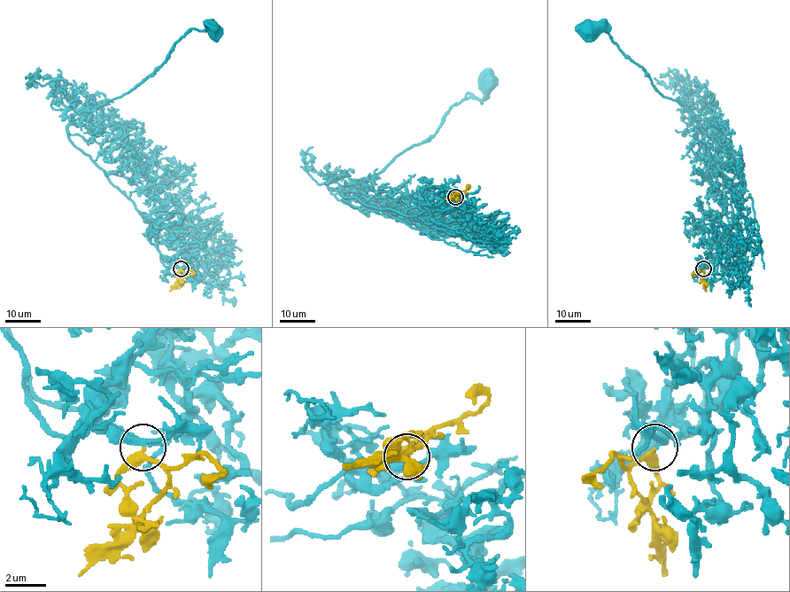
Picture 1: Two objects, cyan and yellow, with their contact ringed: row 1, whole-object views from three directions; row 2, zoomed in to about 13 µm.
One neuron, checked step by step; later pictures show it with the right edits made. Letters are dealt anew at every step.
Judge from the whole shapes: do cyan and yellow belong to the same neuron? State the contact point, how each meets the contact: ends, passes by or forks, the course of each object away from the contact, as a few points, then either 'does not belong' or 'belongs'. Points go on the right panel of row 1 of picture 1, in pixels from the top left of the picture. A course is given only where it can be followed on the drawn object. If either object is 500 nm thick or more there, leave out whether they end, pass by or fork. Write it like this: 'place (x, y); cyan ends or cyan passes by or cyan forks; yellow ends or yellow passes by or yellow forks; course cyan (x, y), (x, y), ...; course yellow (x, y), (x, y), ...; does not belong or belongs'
place (703, 268); cyan passes by; yellow passes by; course cyan (704, 268), (712, 263), (712, 237), (728, 236), (731, 224), (698, 119), (653, 85), (605, 28), (592, 29); course yellow (704, 268), (706, 291); belongs

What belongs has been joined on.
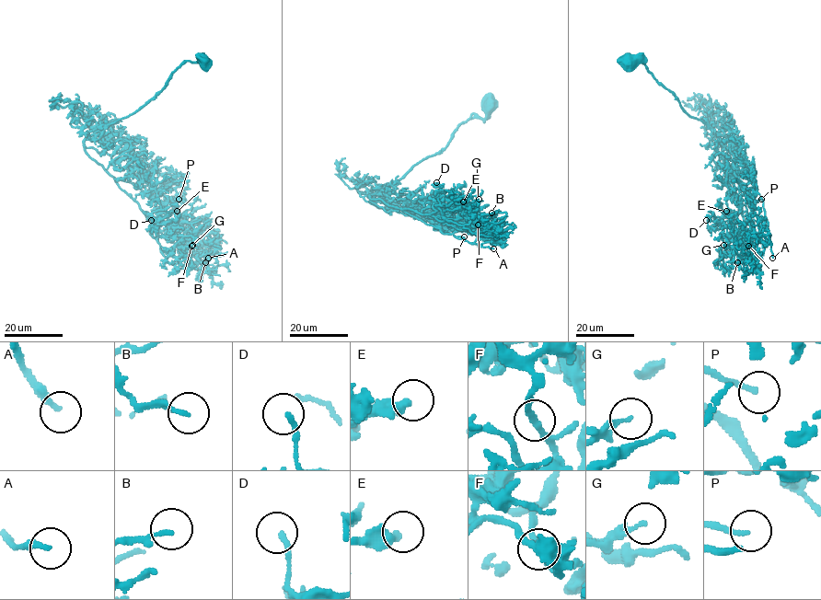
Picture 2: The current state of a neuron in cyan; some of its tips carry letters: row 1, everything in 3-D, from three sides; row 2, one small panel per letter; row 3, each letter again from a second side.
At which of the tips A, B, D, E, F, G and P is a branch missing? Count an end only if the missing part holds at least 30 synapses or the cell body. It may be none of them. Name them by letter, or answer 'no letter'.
A, P

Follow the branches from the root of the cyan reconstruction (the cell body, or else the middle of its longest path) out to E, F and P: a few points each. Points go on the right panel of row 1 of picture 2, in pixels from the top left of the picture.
E: (630, 62), (641, 61), (689, 116), (699, 119), (717, 134), (738, 201), (735, 219), (726, 211)
F: (630, 62), (641, 61), (689, 116), (717, 134), (745, 224), (748, 246)
P: (630, 62), (641, 61), (689, 116), (717, 134), (723, 160), (733, 177), (745, 186), (756, 201), (761, 199)

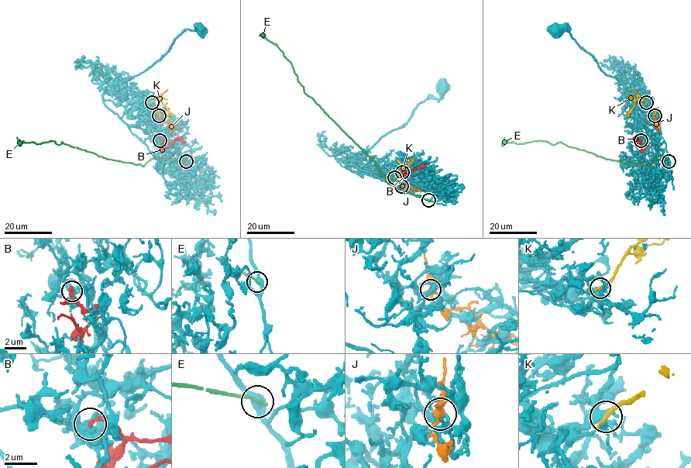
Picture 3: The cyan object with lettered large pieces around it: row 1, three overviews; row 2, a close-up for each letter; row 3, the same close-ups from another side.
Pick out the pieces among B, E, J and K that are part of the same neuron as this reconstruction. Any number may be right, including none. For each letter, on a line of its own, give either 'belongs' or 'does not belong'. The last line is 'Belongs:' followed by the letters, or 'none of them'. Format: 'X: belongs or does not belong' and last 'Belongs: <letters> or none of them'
B: belongs
E: does not belong
J: does not belong
K: does not belong
Belongs: B

